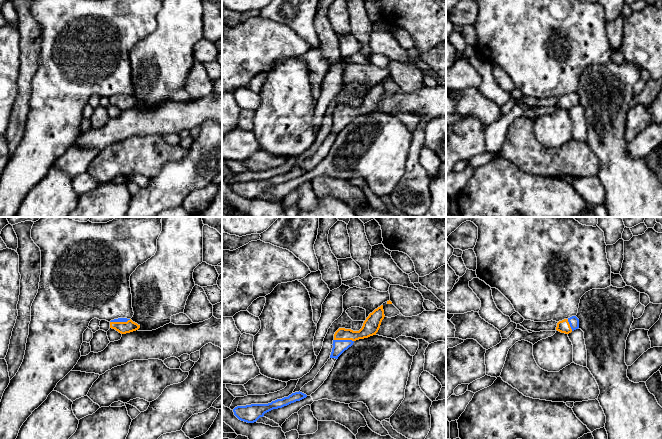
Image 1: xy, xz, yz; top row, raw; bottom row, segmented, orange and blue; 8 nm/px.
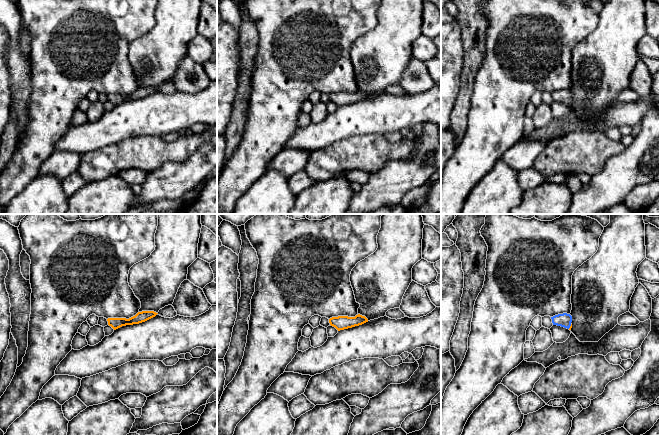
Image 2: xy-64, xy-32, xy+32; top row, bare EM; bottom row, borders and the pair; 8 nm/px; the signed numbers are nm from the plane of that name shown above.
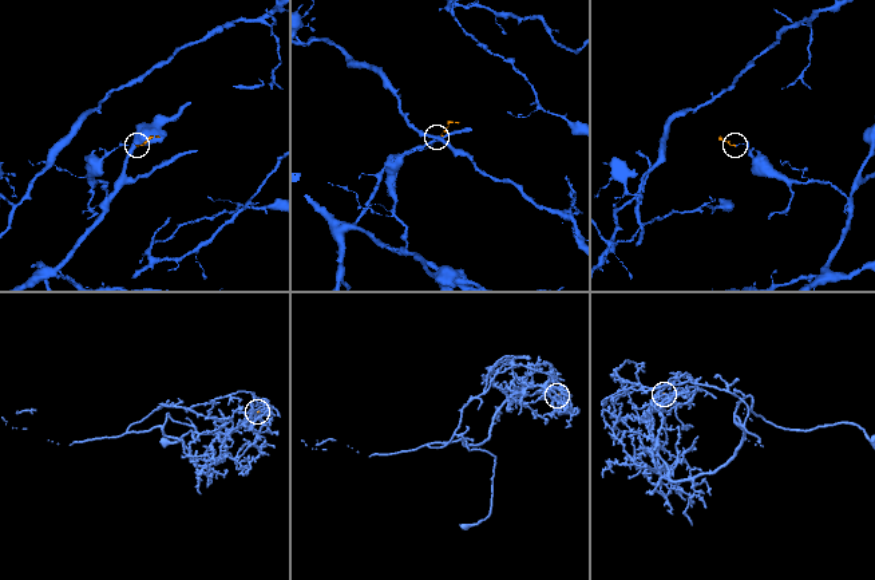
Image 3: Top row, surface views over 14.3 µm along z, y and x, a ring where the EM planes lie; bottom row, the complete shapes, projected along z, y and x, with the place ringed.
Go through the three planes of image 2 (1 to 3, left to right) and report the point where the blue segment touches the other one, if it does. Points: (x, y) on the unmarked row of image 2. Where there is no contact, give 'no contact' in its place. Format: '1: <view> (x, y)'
1: no contact
2: no contact
3: xy+32 (570, 102)

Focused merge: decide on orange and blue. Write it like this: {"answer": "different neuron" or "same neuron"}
{"answer": "same neuron"}

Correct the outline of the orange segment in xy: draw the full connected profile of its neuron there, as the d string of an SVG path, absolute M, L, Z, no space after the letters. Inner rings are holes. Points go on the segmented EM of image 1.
M118 318L110 321L110 328L115 329L121 334L126 334L138 330L140 325L131 319Z

